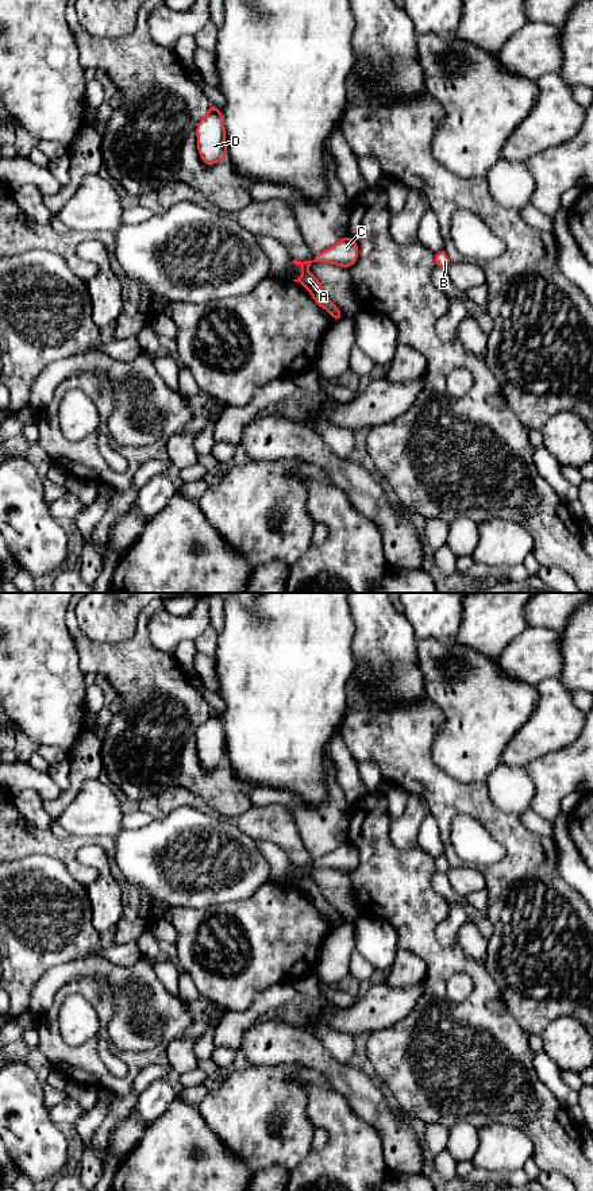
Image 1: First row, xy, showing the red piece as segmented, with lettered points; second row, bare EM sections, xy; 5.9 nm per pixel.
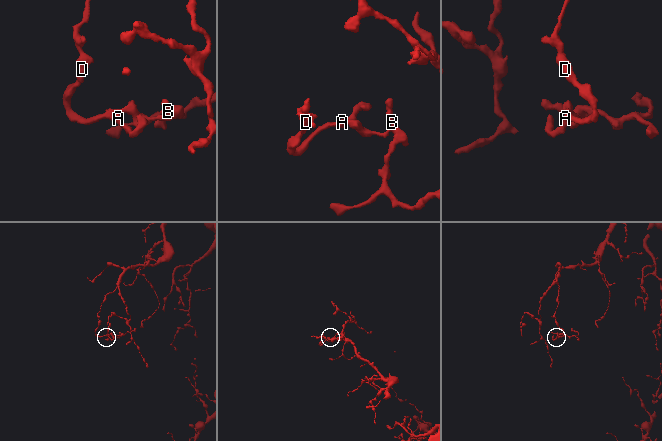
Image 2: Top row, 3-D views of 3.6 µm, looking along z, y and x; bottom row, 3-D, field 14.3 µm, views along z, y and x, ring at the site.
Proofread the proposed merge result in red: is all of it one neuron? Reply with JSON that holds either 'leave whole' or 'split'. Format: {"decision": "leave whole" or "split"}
{"decision": "leave whole"}

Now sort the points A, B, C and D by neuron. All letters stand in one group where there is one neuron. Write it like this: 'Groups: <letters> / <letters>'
Groups: A B C D

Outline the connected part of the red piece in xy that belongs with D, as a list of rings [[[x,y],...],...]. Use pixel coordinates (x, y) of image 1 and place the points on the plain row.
[[[209,709],[207,721],[197,728],[197,753],[208,771],[227,763],[226,733],[219,713]]]

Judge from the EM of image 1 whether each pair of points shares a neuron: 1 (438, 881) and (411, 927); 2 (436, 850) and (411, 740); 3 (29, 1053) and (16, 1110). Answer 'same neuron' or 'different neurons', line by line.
1: different neurons
2: different neurons
3: different neurons

